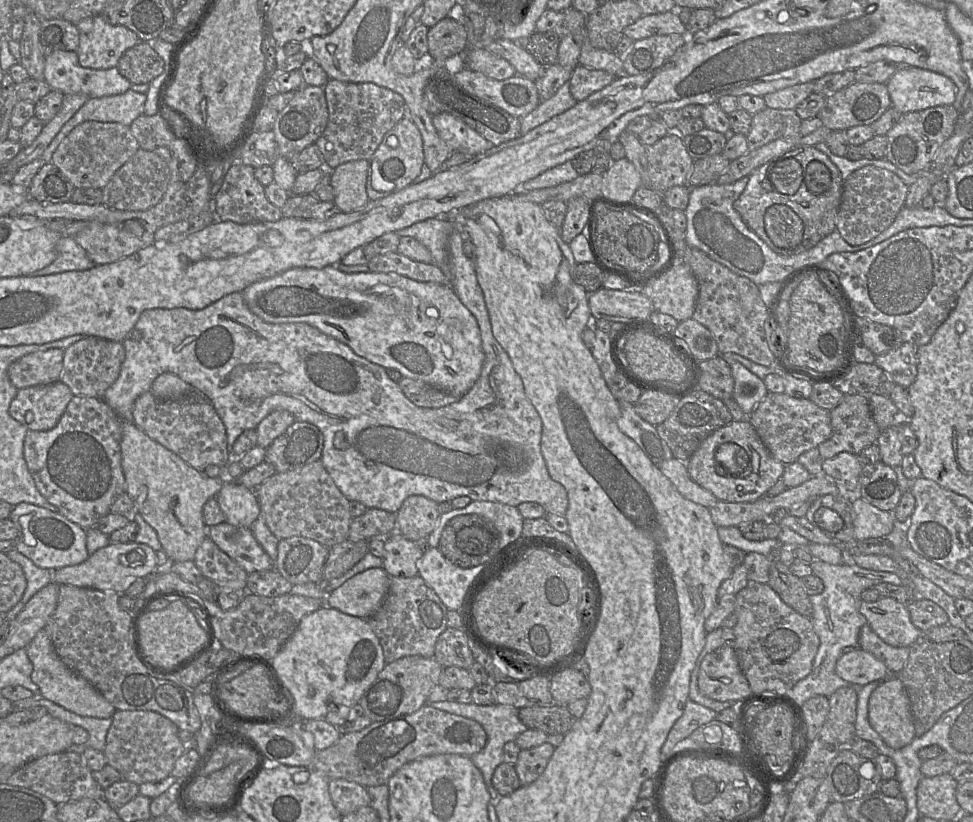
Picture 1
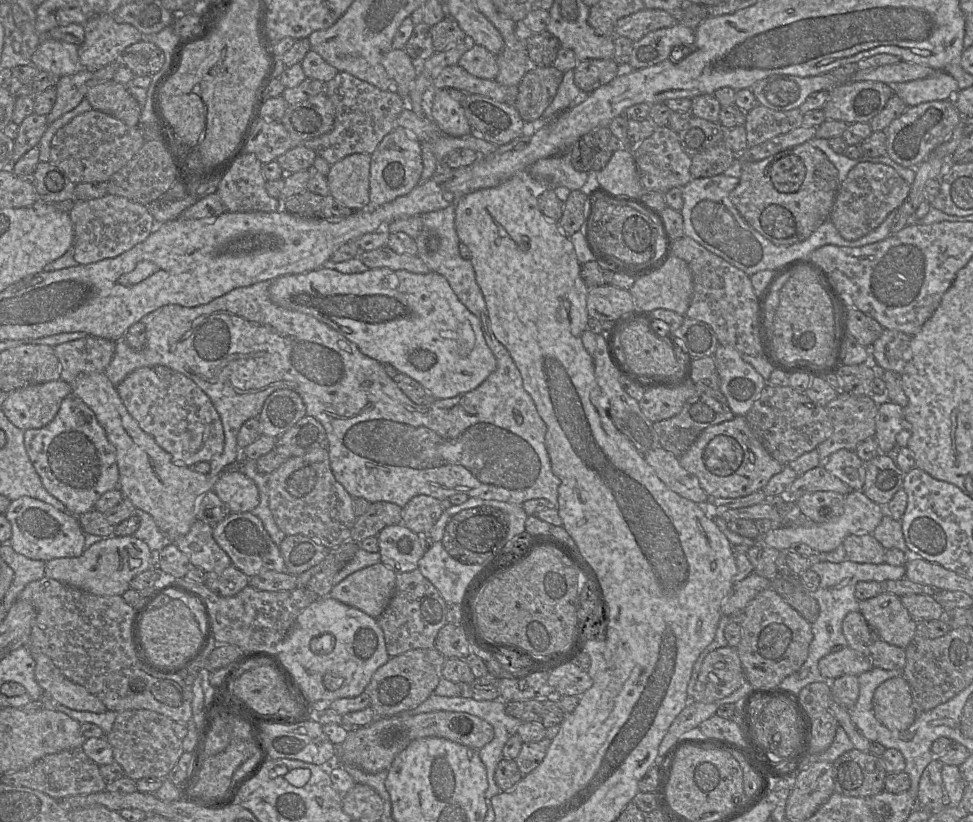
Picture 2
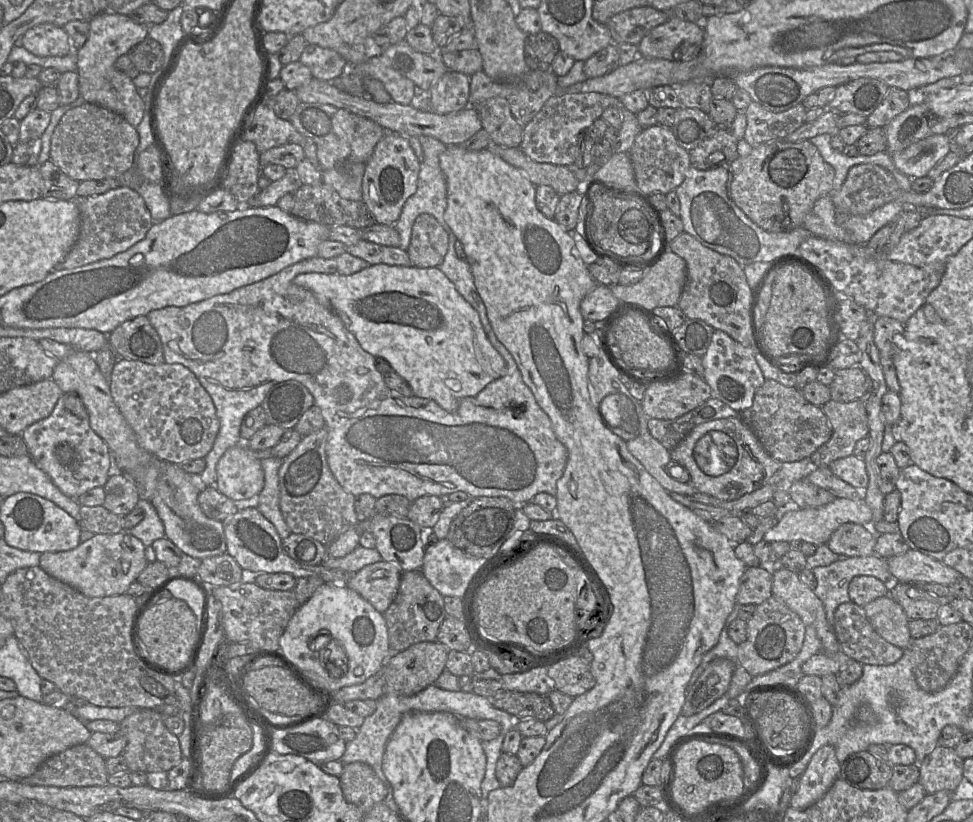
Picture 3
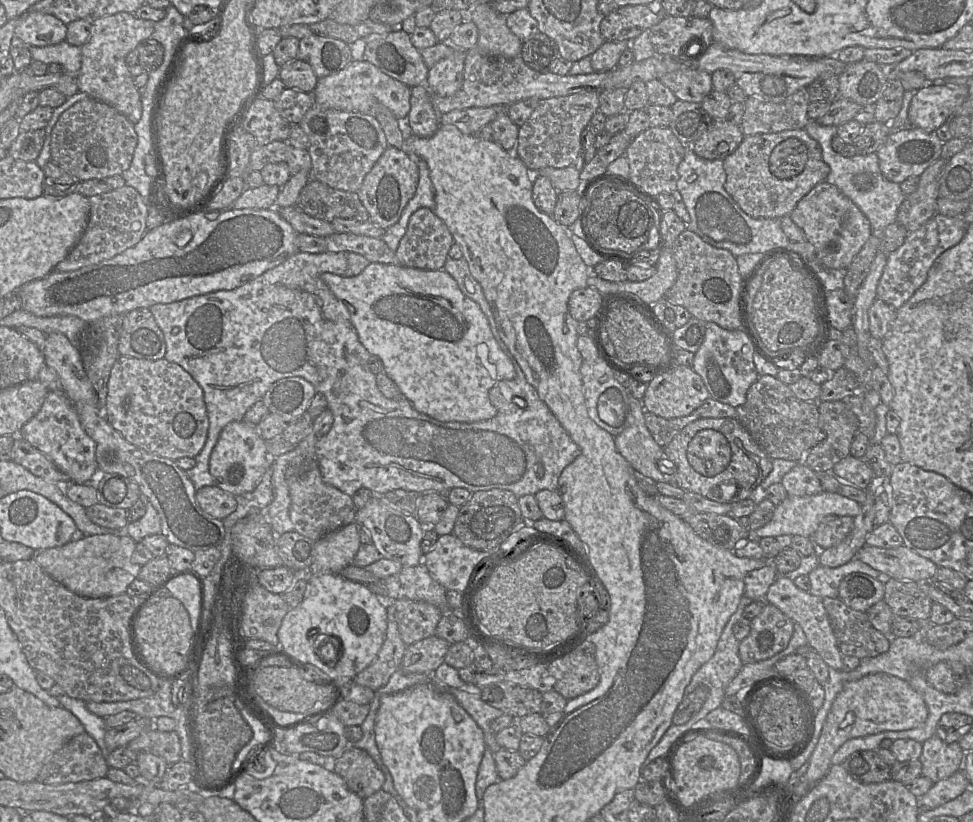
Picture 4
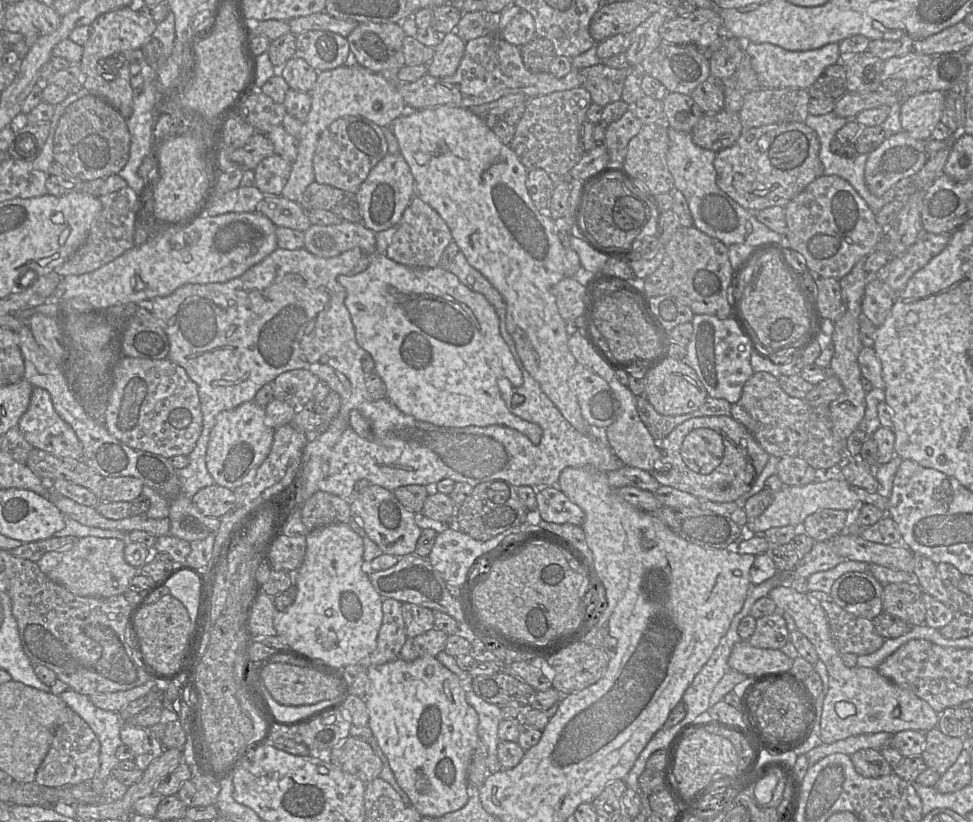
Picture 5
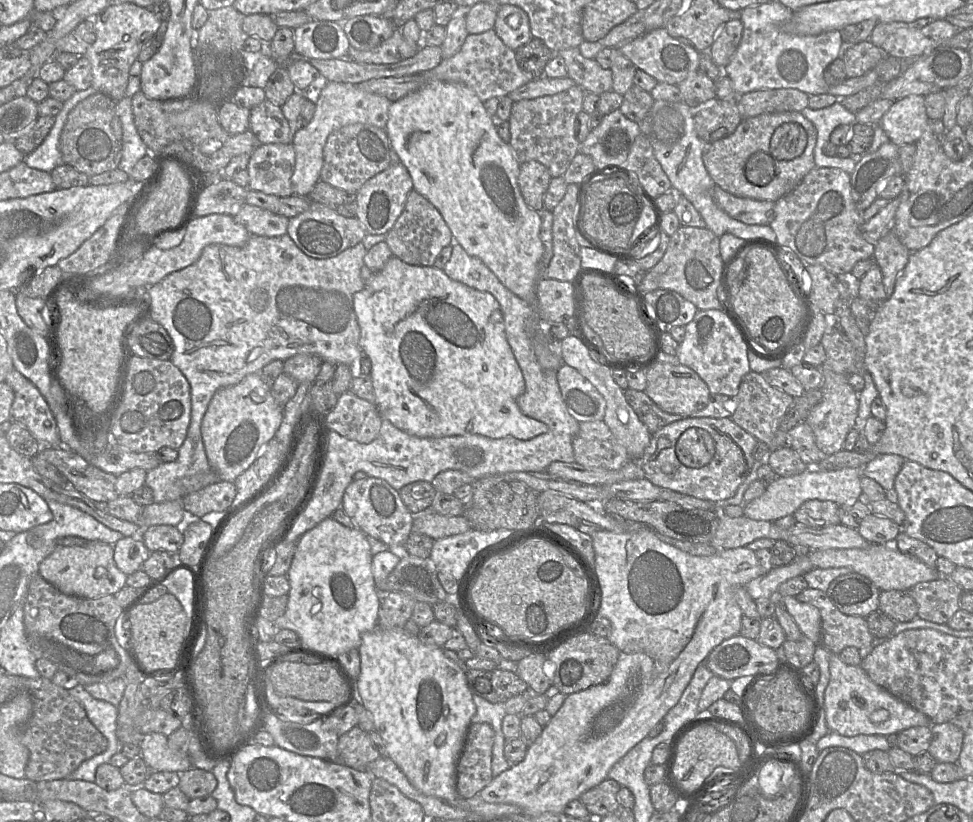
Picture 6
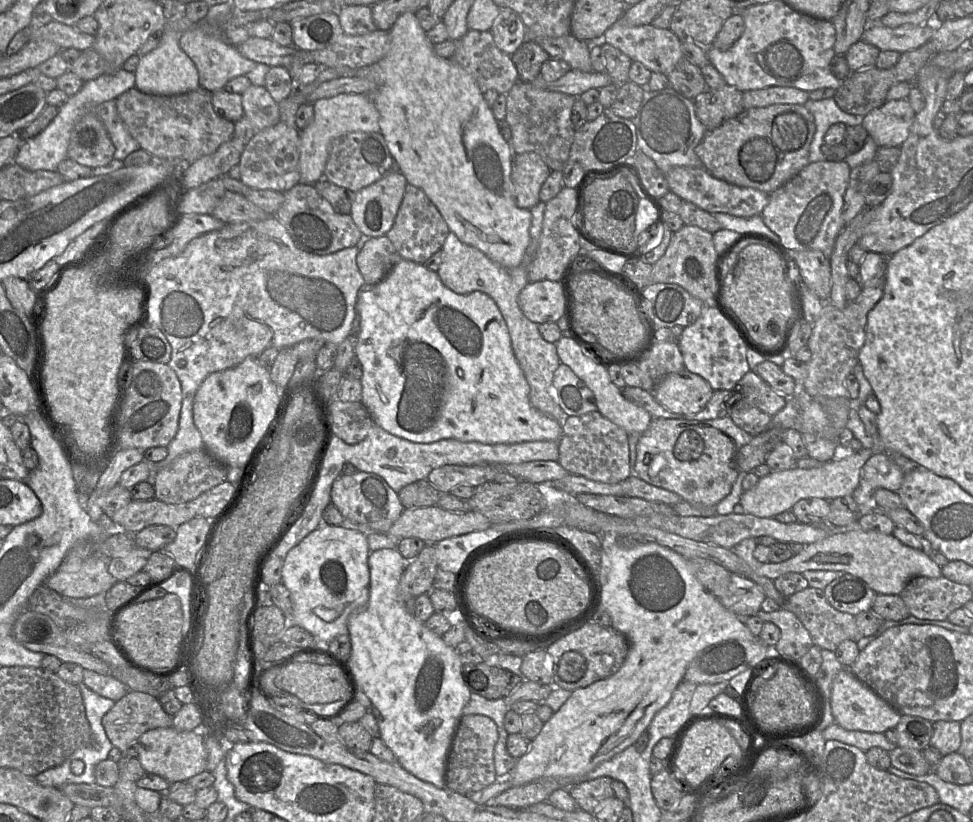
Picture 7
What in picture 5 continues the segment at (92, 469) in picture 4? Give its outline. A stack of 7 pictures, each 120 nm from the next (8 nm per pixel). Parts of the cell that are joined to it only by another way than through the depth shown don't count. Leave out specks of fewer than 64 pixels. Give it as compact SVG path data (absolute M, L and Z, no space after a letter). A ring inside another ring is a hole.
M33 387L30 403L18 422L18 428L33 448L44 450L57 457L83 460L83 447L72 427L55 411L49 392Z

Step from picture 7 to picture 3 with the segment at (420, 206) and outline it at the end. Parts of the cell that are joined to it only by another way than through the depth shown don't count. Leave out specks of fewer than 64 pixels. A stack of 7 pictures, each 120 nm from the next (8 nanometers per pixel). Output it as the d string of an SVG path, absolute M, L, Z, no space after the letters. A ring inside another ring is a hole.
M427 213L417 216L407 253L411 265L420 268L438 267L448 251L448 234L437 219Z

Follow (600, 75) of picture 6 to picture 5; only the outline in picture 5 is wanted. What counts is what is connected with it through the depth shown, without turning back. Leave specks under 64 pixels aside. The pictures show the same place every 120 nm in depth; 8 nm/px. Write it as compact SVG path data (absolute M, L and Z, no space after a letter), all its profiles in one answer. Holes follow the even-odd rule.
M602 62L584 68L579 72L584 77L582 85L591 95L592 101L602 107L621 100L625 79L630 71L629 65L612 68Z

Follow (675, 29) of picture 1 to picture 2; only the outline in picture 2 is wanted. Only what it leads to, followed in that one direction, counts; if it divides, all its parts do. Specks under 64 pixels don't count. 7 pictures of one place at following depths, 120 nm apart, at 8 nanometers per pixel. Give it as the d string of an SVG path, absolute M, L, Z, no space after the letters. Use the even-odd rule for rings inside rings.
M644 8L620 18L614 27L614 37L624 36L634 42L649 32L672 27L676 23L676 19L668 11Z

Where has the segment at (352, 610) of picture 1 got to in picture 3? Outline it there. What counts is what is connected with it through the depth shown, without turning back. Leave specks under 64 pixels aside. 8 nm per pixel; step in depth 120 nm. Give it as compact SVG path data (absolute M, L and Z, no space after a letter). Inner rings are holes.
M381 560L350 575L346 586L384 613L397 595L402 573L397 563Z

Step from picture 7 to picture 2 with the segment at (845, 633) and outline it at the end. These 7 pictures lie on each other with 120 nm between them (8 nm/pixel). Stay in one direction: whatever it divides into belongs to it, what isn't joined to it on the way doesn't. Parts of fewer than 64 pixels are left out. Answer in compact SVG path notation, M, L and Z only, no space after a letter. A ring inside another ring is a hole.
M860 611L848 613L842 622L847 646L865 656L873 667L884 670L902 670L906 651L882 640L868 625Z

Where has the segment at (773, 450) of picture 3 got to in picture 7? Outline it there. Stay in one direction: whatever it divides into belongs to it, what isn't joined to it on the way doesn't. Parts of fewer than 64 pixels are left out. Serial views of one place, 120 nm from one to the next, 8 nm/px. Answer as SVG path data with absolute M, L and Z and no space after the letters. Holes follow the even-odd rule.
M752 370L748 371L733 389L733 396L727 401L728 416L742 430L752 437L770 429L775 414L782 410L787 398L775 392L761 377Z

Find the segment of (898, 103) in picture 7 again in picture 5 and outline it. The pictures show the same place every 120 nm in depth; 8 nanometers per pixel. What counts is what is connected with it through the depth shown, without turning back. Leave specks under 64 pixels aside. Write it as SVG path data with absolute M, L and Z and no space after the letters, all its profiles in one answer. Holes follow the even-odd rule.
M932 91L904 100L900 105L902 131L917 140L930 139L935 126L940 122L945 98L945 92Z

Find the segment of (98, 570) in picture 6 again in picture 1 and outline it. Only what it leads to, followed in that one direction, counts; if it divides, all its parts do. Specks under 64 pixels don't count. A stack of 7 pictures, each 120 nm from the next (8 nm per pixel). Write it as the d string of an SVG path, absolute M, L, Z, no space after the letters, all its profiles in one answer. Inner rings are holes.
M110 543L91 554L84 562L65 566L52 572L52 582L58 585L74 585L103 591L124 593L129 584L137 577L154 577L156 574L156 552L147 544Z

